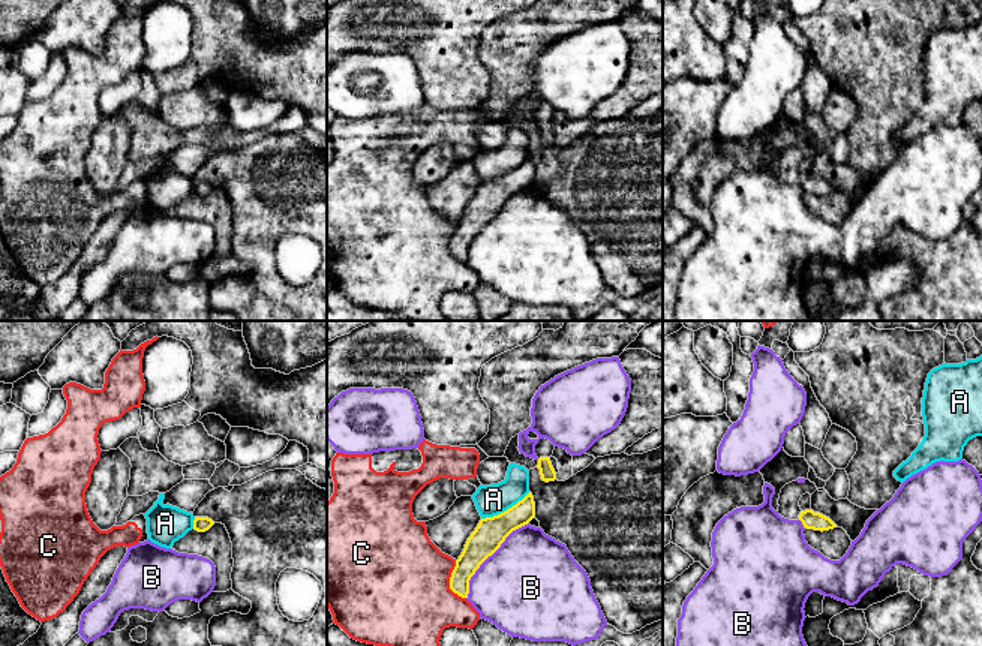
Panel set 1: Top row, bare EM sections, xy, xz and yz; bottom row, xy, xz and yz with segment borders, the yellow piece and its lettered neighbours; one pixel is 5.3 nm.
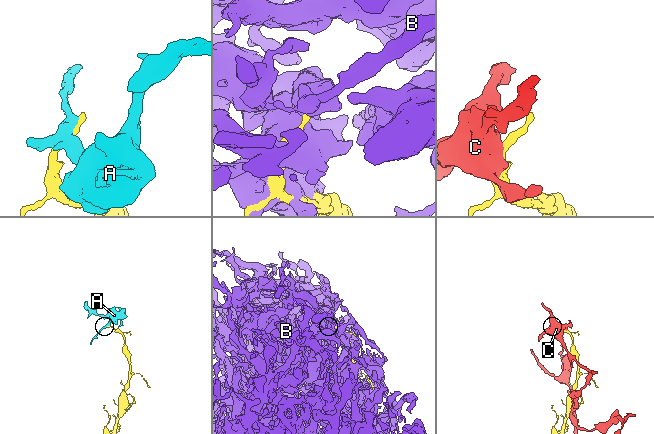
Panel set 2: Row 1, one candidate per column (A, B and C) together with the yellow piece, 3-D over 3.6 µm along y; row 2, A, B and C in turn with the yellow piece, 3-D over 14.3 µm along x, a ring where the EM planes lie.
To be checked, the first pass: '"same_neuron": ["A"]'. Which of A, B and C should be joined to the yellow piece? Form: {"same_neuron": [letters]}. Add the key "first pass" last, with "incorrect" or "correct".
{"same_neuron": [], "first pass": "incorrect"}

